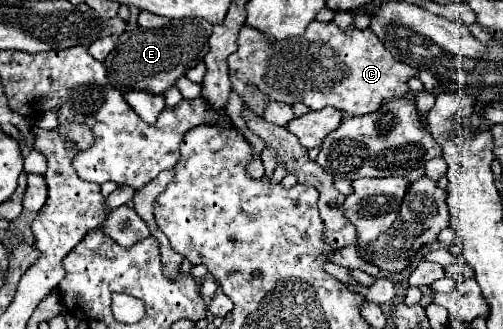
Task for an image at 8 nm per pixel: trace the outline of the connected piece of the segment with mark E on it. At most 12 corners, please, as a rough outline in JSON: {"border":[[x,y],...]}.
{"border":[[212,23],[124,31],[104,59],[120,93],[164,95],[208,53]]}

